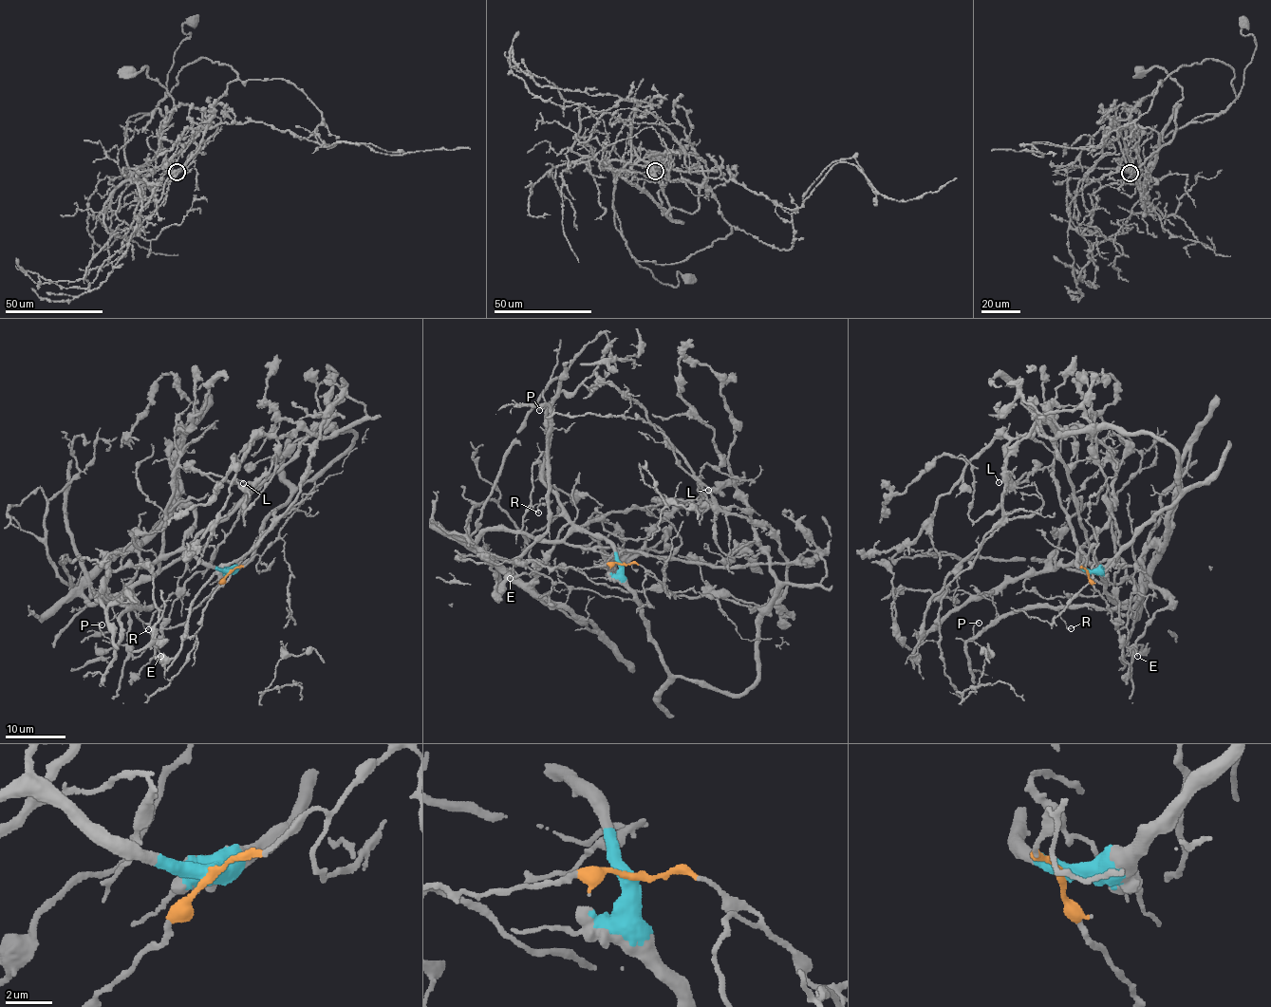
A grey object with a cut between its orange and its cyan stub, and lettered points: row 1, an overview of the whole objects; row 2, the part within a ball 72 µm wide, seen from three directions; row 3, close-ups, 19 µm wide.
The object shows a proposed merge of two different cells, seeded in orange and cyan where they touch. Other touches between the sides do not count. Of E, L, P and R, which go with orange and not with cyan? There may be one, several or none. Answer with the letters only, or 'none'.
E, P, R

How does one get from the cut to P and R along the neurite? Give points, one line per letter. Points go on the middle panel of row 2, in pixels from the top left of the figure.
P: (623, 565), (580, 569), (511, 560), (548, 528), (551, 420), (548, 404), (538, 404), (540, 410)
R: (623, 565), (606, 563), (580, 569), (512, 560), (521, 557), (548, 528), (548, 502), (543, 498), (538, 513)

